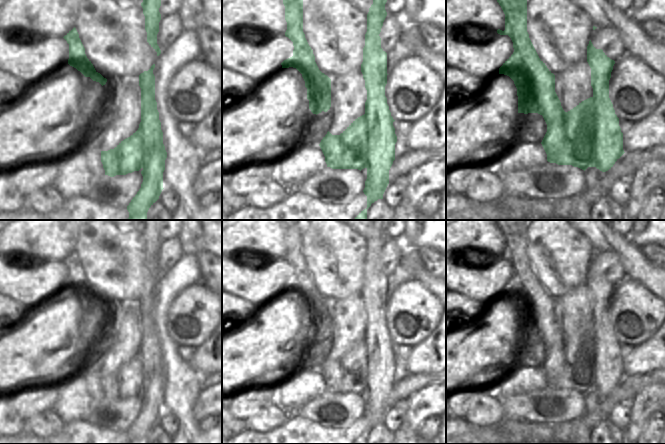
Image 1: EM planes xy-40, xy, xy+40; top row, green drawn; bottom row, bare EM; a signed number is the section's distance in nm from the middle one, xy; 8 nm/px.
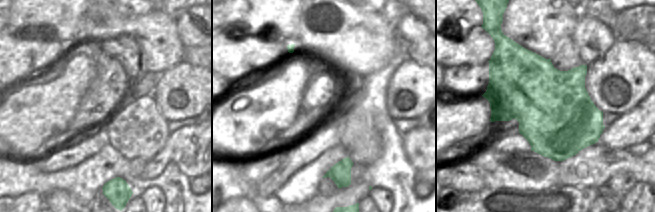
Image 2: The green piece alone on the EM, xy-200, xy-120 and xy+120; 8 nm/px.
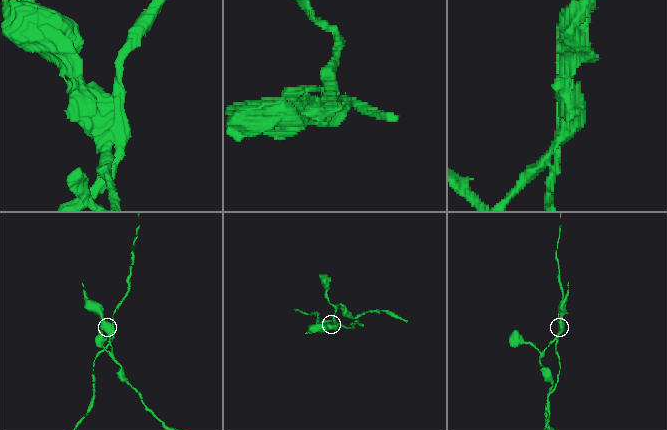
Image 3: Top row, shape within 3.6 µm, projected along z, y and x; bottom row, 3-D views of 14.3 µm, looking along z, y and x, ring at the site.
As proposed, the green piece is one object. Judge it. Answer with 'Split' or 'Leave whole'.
Split

